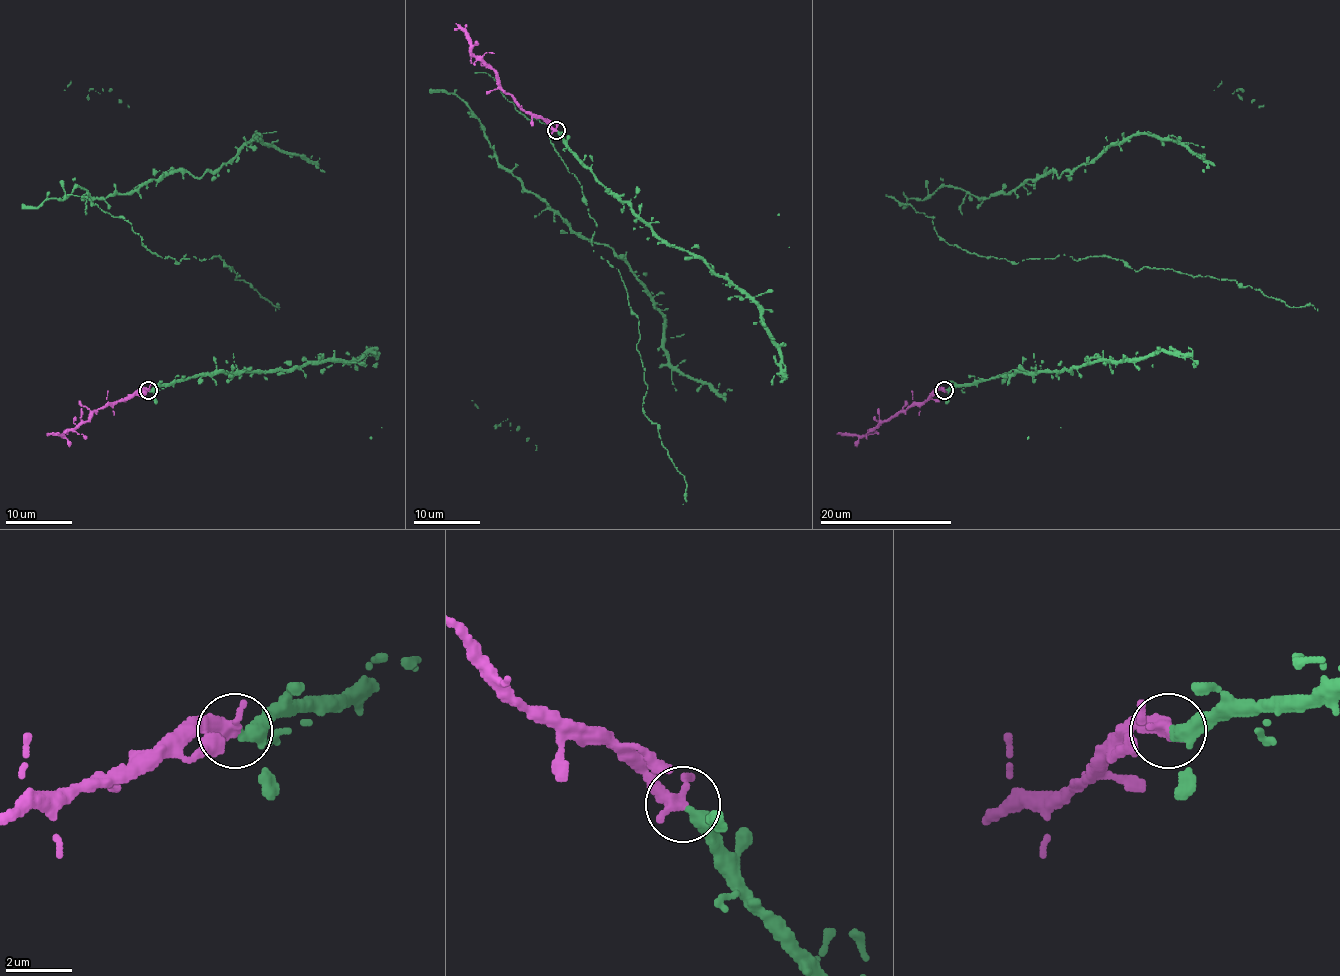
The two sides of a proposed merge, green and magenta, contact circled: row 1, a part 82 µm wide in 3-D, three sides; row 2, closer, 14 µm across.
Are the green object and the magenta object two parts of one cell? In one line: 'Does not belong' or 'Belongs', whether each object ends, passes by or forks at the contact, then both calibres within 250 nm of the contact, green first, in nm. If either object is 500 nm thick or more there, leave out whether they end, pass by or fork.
Belongs. At the ring green ends. At the ring magenta passes by. Thickness 400 nm (green) against 320 nm

